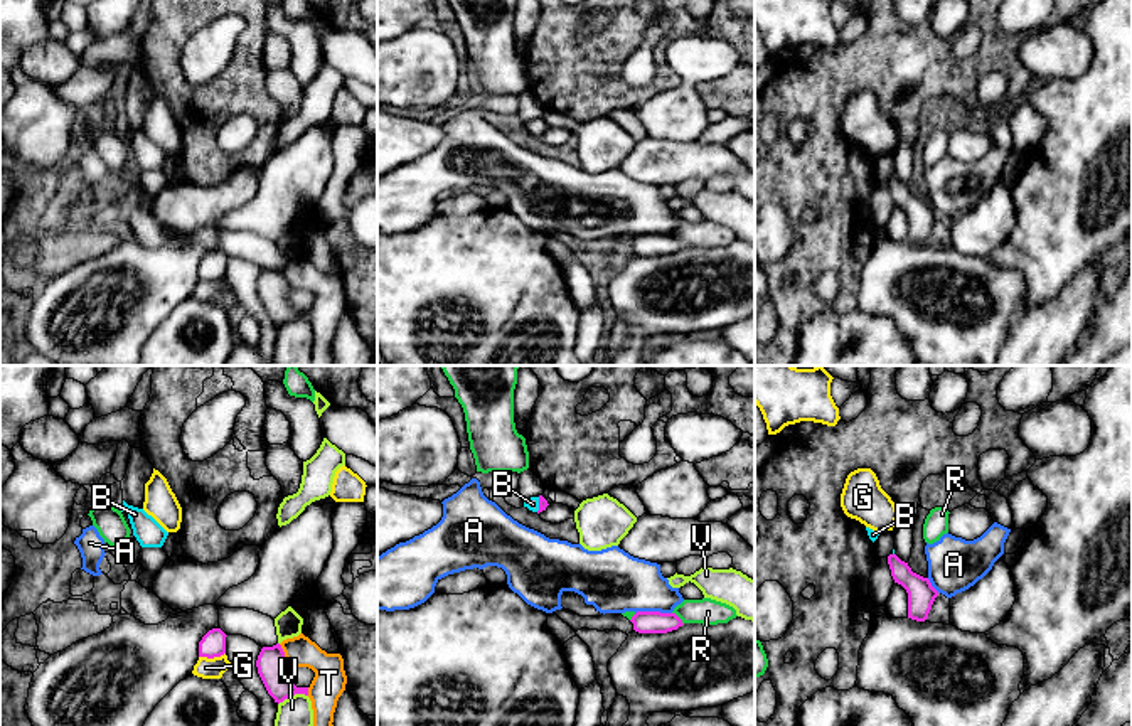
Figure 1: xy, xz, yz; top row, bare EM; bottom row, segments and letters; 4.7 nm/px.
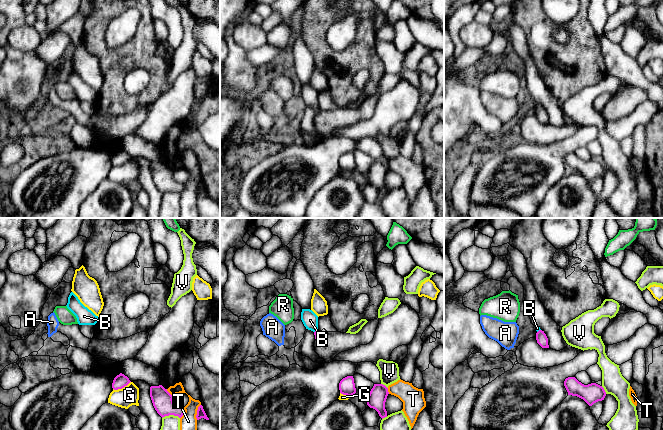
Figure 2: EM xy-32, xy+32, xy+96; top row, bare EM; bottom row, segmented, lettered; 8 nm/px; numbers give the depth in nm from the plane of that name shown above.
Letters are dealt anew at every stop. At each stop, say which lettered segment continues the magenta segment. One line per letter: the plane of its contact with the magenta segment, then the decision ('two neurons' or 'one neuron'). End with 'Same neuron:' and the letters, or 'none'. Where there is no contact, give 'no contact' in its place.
A: meets magenta in xz; two neurons
B: meets magenta in xz; one neuron
G: meets magenta in xy; two neurons
R: meets magenta in xz; two neurons
T: meets magenta in xy; two neurons
V: meets magenta in xy; two neurons
Same neuron: B

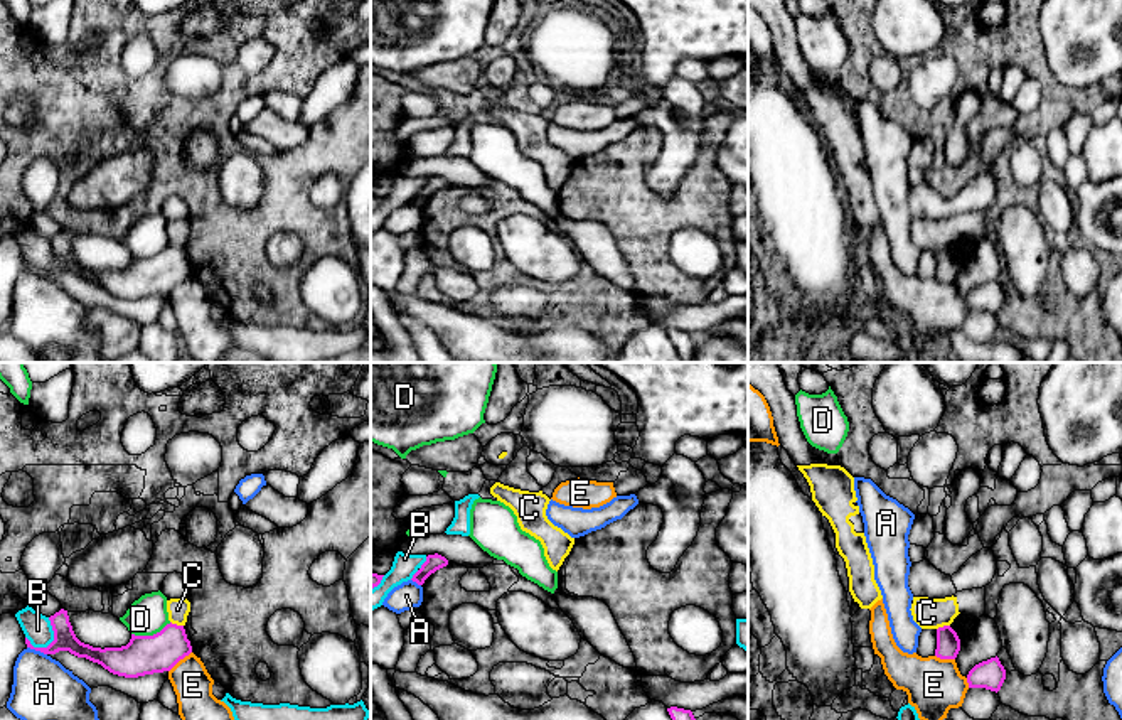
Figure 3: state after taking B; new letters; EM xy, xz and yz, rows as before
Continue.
A: meets magenta in xy; two neurons
B: meets magenta in xy; two neurons
C: meets magenta in xy; two neurons
D: meets magenta in xy; two neurons
E: meets magenta in xy; two neurons
Same neuron: none

